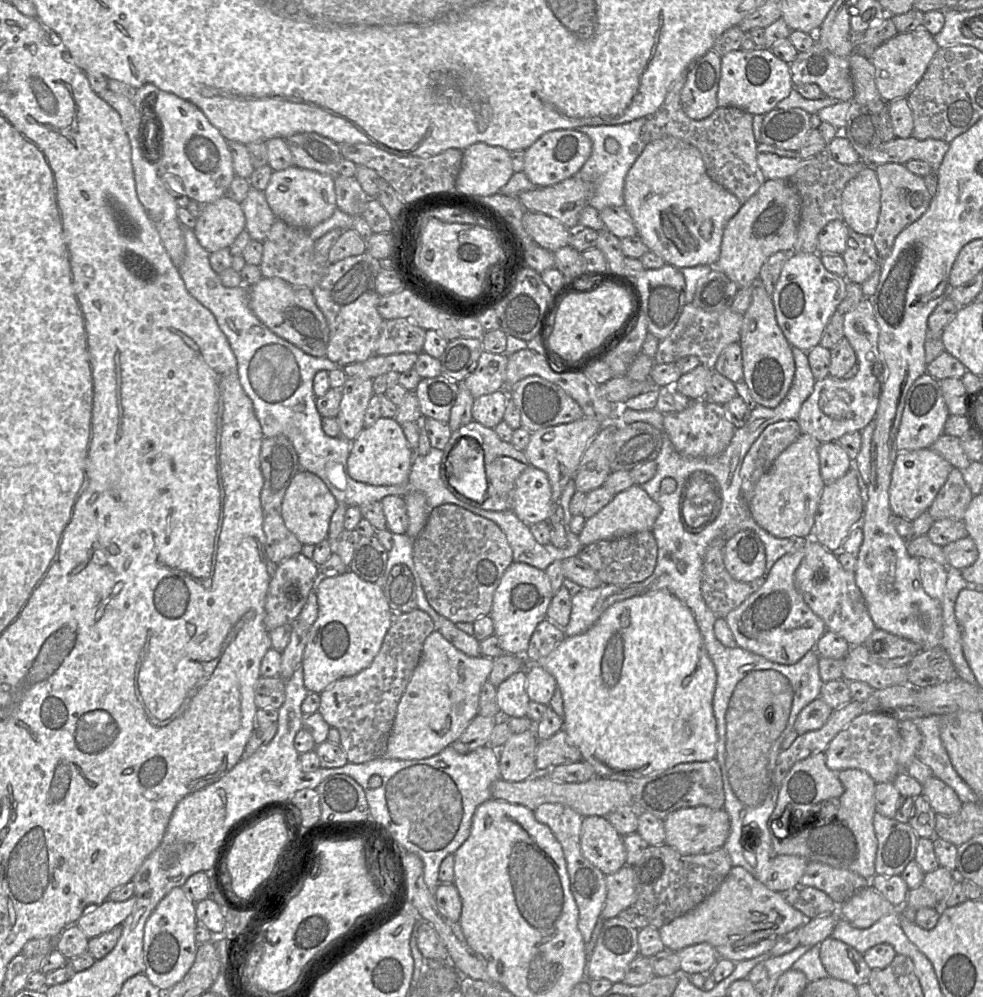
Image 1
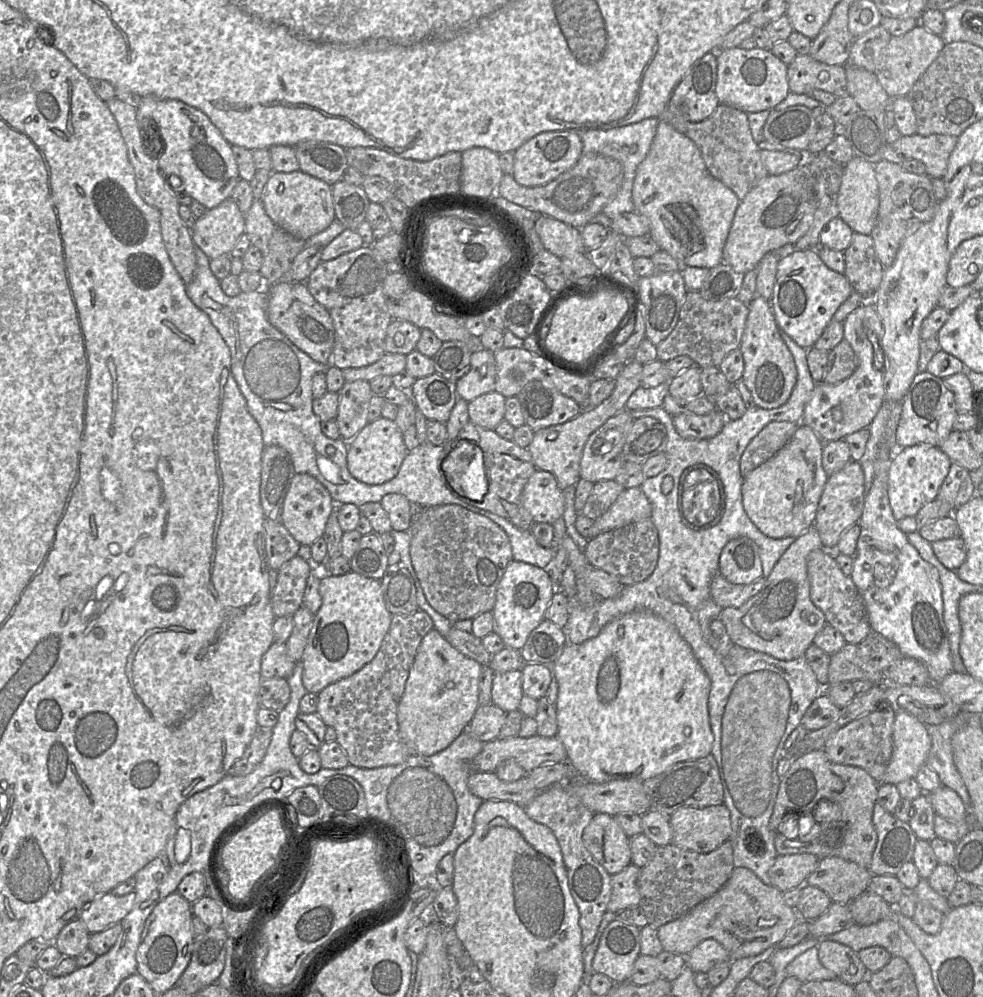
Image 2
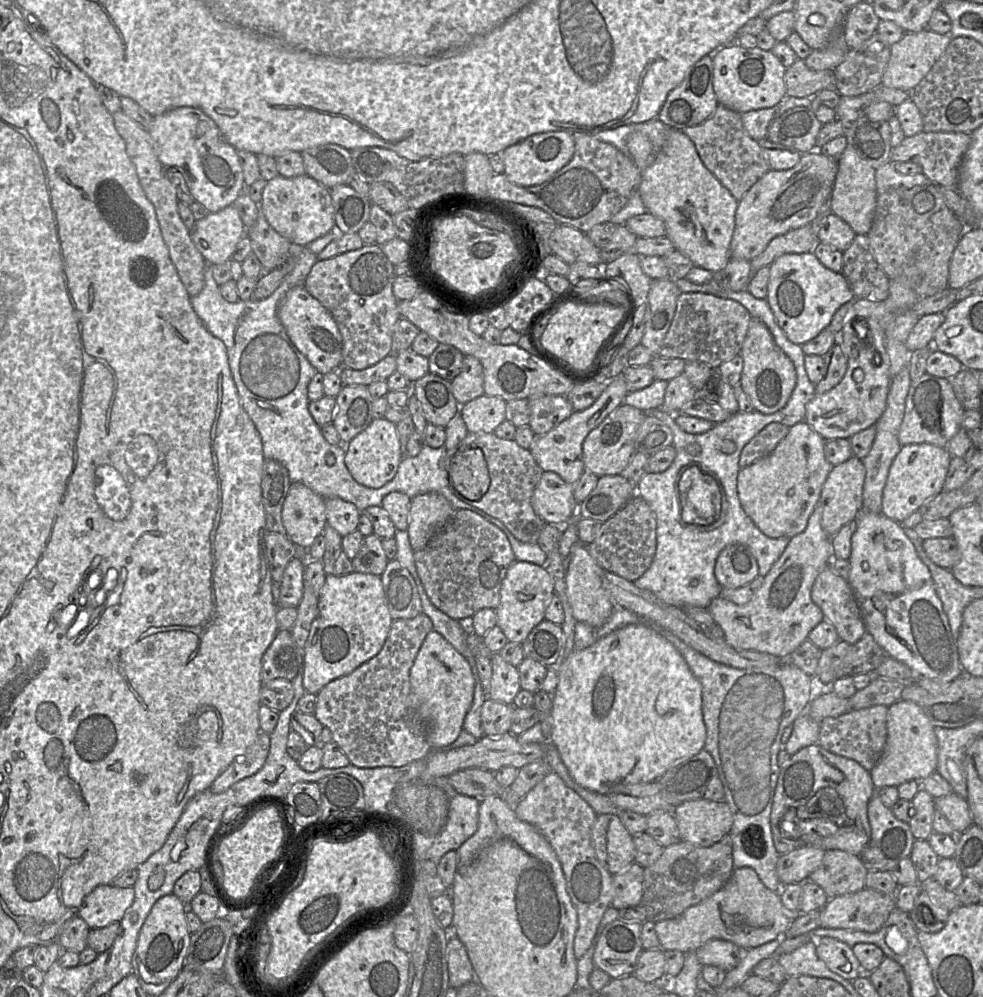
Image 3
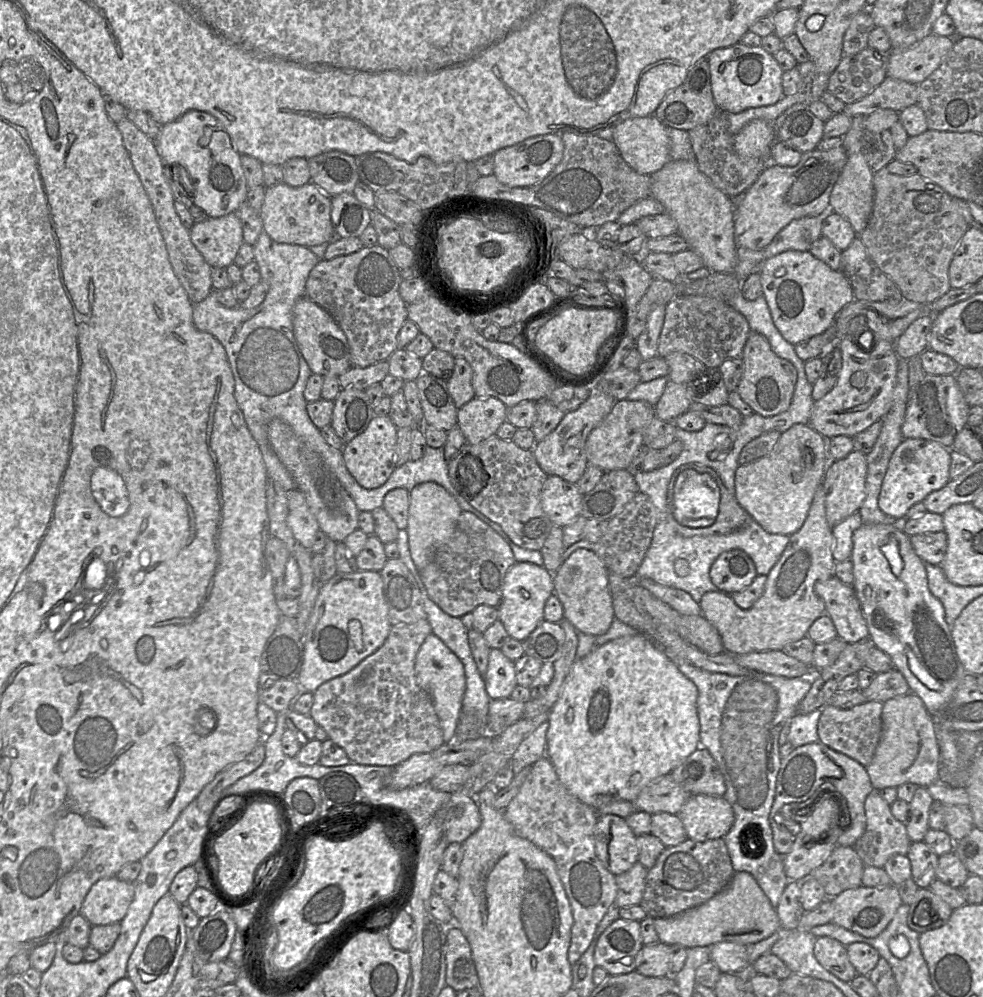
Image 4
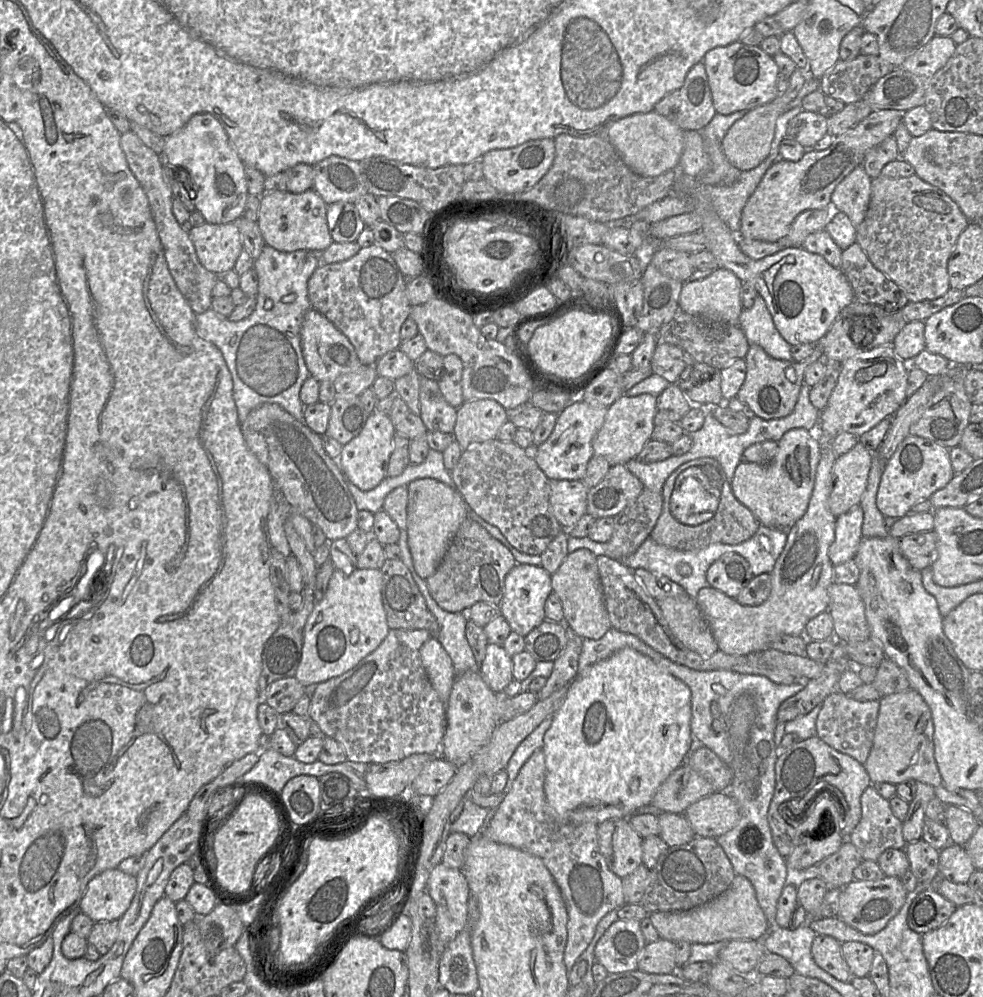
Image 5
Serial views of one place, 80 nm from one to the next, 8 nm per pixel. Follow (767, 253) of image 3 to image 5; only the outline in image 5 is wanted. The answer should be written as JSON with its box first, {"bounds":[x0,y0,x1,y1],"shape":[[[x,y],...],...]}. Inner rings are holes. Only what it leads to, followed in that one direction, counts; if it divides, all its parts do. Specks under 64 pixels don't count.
{"bounds":[777,206,840,247],"shape":[[[830,206],[802,212],[792,223],[789,233],[777,242],[783,247],[801,247],[809,234],[825,229],[835,212],[840,211],[835,211]]]}

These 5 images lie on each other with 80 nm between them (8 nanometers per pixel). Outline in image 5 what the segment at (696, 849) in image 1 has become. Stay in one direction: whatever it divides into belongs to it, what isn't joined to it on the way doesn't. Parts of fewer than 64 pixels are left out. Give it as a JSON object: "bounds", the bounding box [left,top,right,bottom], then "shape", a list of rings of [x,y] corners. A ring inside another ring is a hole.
{"bounds":[684,792,740,838],"shape":[[[713,792],[684,812],[695,837],[717,838],[731,830],[740,819],[737,802],[727,792]]]}

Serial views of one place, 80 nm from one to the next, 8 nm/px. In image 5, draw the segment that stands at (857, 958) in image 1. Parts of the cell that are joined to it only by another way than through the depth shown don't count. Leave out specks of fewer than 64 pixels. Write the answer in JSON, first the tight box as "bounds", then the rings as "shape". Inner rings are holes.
{"bounds":[812,934,851,981],"shape":[[[817,934],[812,942],[812,957],[824,971],[840,981],[851,981],[851,970],[841,952],[841,943],[828,935]]]}

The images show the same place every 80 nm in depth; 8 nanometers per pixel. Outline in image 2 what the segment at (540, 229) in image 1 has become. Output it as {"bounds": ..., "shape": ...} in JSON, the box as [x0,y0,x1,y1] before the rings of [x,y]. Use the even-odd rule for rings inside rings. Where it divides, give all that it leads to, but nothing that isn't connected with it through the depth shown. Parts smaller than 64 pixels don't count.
{"bounds":[535,215,585,258],"shape":[[[542,215],[535,223],[535,231],[544,249],[559,258],[585,254],[580,230],[546,215]]]}

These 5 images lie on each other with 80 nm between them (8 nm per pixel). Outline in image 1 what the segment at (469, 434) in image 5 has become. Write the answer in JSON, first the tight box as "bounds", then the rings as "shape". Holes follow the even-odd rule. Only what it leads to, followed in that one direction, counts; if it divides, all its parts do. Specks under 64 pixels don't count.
{"bounds":[472,389,508,428],"shape":[[[504,389],[476,398],[472,407],[473,419],[486,427],[495,428],[503,420],[507,400],[508,394]]]}

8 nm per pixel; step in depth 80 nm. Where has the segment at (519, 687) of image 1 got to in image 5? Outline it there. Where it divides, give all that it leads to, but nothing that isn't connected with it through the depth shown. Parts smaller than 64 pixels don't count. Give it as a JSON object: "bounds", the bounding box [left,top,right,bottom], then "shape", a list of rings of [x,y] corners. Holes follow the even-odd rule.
{"bounds":[480,643,514,693],"shape":[[[488,643],[480,673],[493,692],[504,693],[504,689],[514,677],[512,659],[503,646]]]}

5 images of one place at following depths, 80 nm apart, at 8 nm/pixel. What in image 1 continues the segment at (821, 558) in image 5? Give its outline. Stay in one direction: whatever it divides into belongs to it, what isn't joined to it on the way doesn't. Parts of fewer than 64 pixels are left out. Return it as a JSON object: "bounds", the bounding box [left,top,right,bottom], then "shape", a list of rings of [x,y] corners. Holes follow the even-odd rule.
{"bounds":[725,541,827,665],"shape":[[[805,541],[779,558],[765,578],[764,584],[725,618],[737,646],[772,662],[792,665],[810,650],[827,630],[796,588],[794,575],[805,553]]]}

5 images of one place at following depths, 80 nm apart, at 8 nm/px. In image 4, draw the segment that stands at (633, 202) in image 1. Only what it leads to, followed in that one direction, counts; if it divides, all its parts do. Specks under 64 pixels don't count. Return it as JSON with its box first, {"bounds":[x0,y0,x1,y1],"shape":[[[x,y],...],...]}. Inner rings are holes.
{"bounds":[650,159,737,274],"shape":[[[695,159],[670,160],[650,175],[651,195],[677,222],[678,233],[689,248],[703,260],[705,267],[716,273],[733,274],[737,265],[735,242],[735,205],[729,196],[714,186],[703,174]]]}

